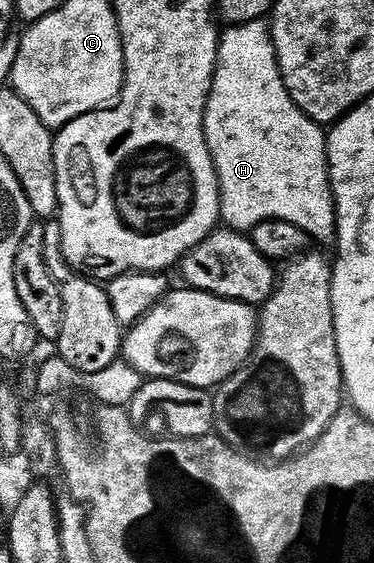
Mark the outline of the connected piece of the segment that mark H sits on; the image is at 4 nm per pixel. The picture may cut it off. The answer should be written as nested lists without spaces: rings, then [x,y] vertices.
[[[262,20],[243,22],[231,25],[221,31],[218,39],[218,60],[214,63],[214,78],[210,81],[210,95],[206,98],[206,108],[202,115],[202,127],[206,133],[206,143],[216,168],[218,177],[218,195],[220,208],[218,209],[221,221],[229,229],[239,232],[249,232],[256,224],[269,218],[279,218],[285,222],[296,224],[305,234],[309,234],[315,243],[333,243],[336,238],[336,219],[334,217],[334,195],[330,193],[330,169],[326,167],[326,134],[323,127],[312,121],[307,114],[299,110],[298,105],[290,98],[282,74],[278,71],[278,59],[274,57],[274,44],[270,40],[267,23]]]

